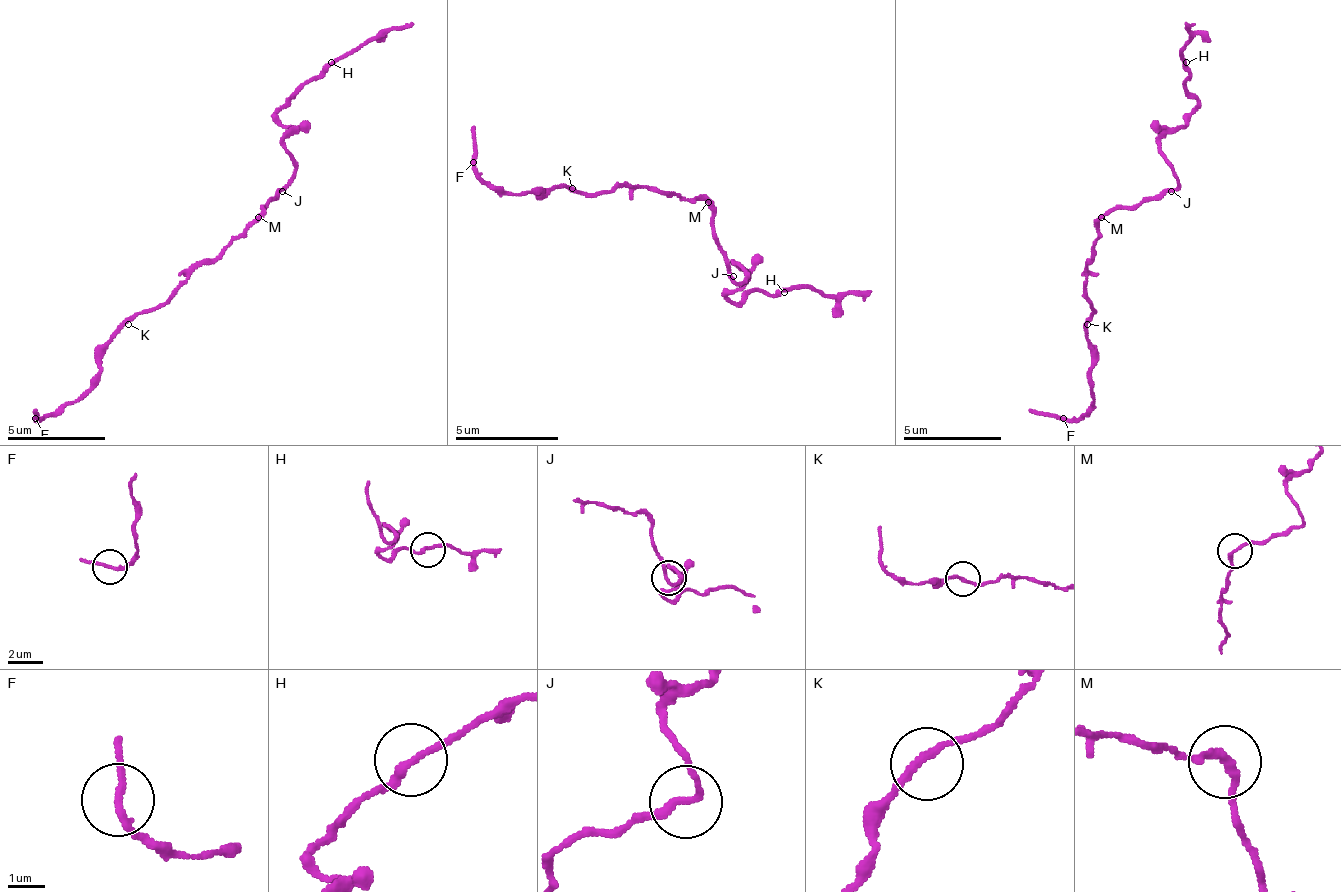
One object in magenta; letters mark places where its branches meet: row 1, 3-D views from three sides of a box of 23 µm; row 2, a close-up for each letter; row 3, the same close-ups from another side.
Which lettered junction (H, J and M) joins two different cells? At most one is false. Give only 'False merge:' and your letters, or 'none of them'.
False merge: none of them

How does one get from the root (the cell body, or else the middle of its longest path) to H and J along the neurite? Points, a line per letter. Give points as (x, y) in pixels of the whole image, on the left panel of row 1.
H: (257, 215), (291, 176), (291, 156), (286, 151), (286, 136), (291, 131), (277, 112), (331, 62)
J: (257, 215), (282, 191)

